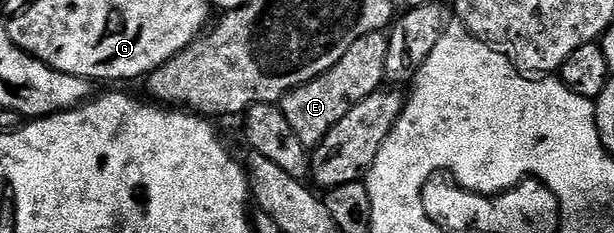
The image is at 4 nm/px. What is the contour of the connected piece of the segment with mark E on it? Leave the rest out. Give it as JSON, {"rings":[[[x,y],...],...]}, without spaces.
{"rings":[[[386,33],[361,36],[353,40],[353,44],[349,44],[349,52],[345,52],[345,56],[341,56],[341,60],[333,64],[333,68],[293,88],[281,99],[285,120],[289,120],[289,128],[293,128],[293,133],[303,146],[319,146],[333,124],[339,123],[347,113],[357,108],[357,104],[361,104],[361,100],[365,100],[365,96],[384,85],[386,51]]]}

